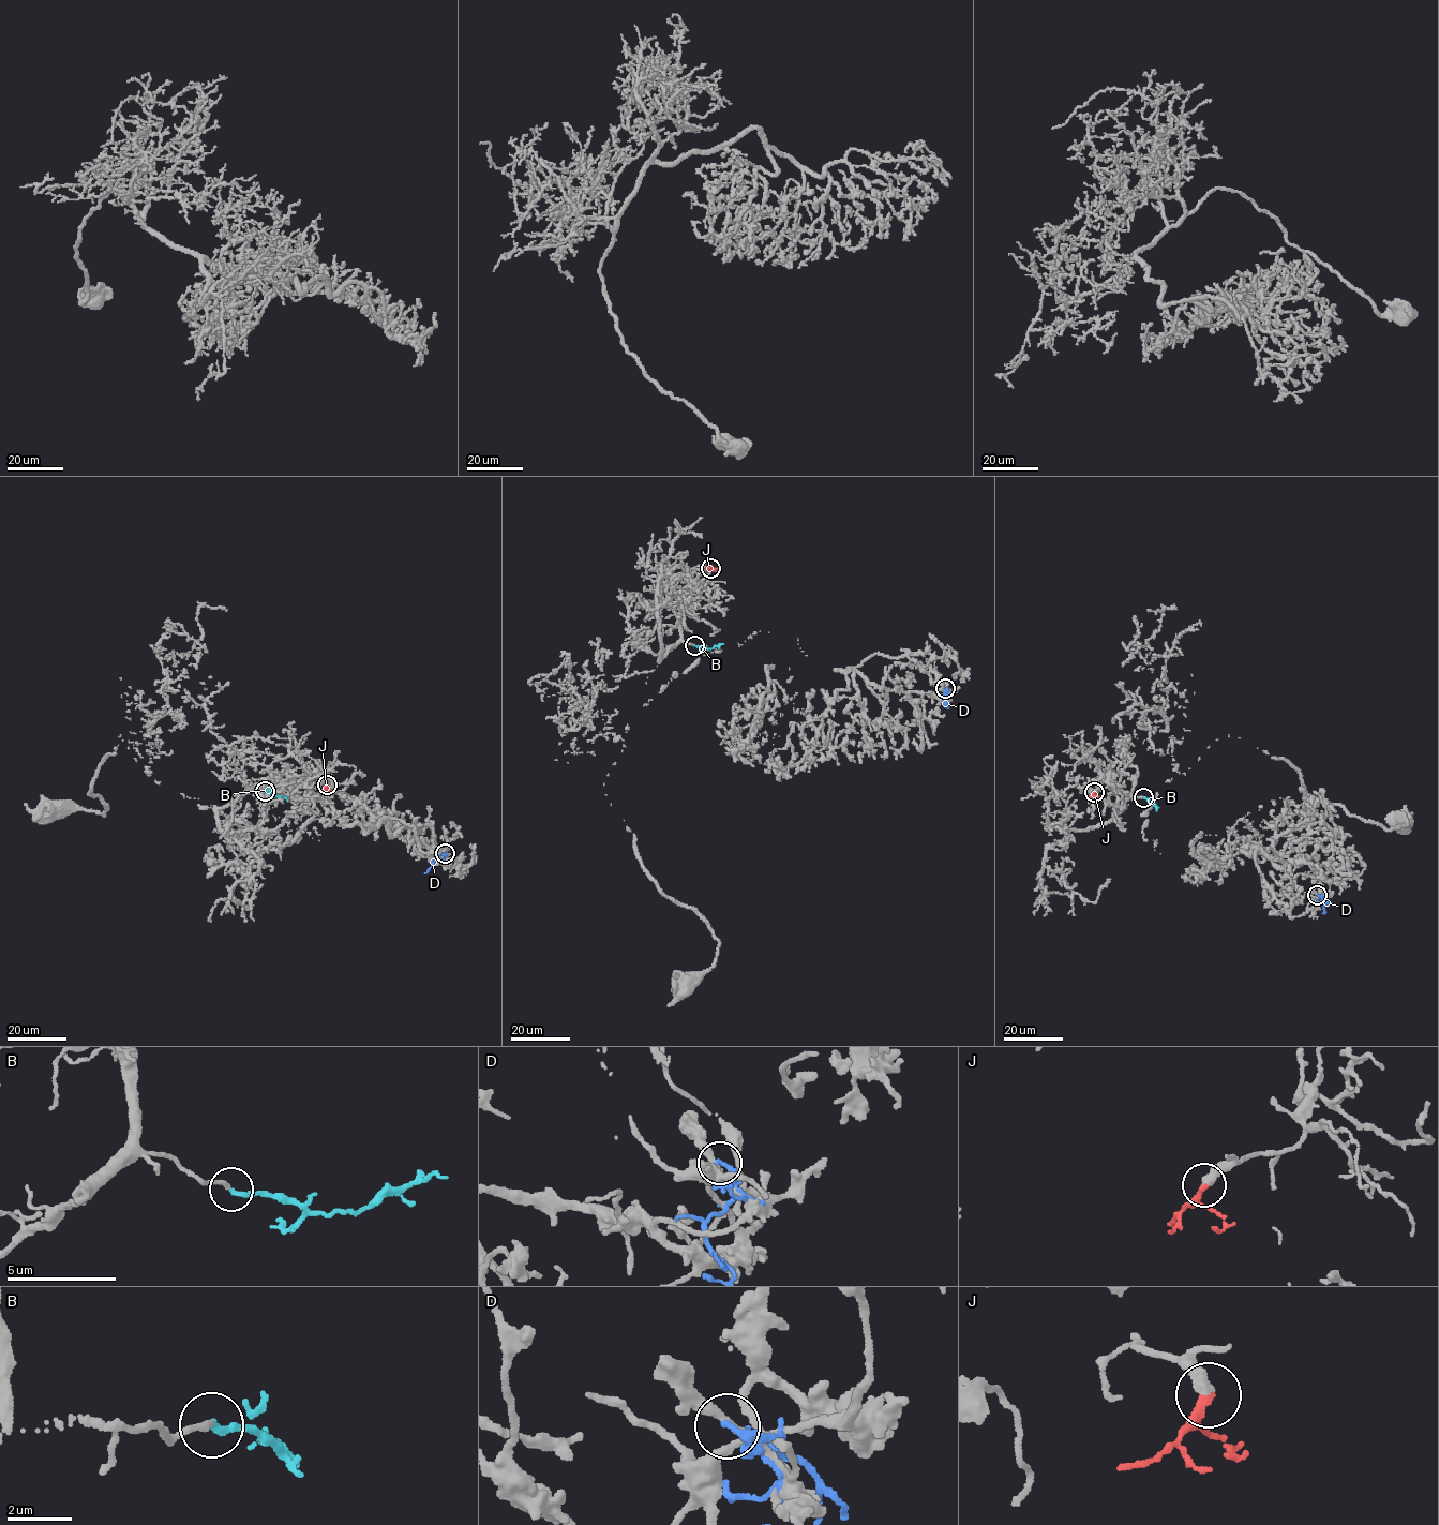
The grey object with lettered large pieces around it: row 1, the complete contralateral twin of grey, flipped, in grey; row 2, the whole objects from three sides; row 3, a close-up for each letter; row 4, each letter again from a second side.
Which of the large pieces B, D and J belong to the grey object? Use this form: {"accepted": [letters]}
{"accepted": ["B", "J"]}

